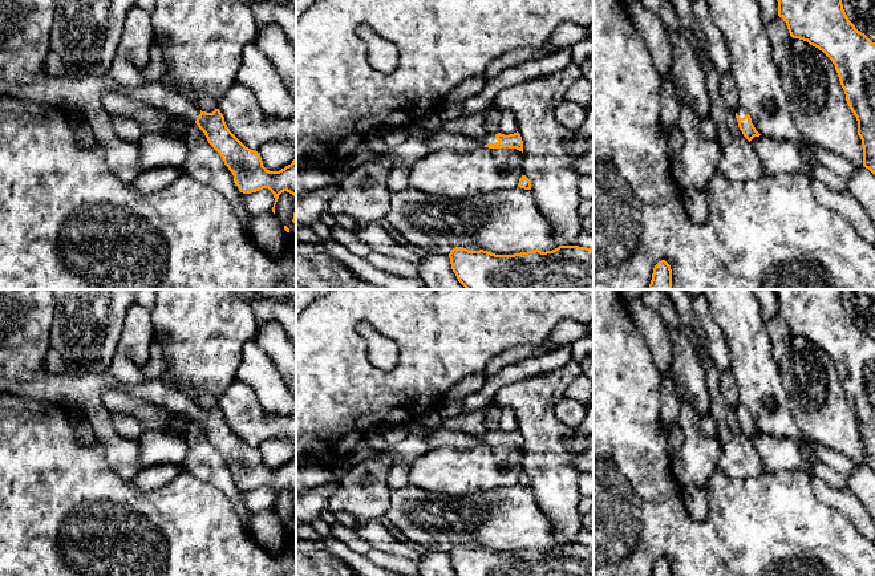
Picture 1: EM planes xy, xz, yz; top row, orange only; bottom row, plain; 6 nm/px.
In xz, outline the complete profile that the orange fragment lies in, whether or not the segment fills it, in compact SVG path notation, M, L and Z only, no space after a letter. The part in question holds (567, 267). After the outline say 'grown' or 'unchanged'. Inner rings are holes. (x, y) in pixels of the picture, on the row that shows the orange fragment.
M559 246L546 252L495 255L455 247L449 257L453 272L466 289L594 289L594 248Z; unchanged

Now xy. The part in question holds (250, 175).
M41 74L24 84L0 78L0 94L64 106L69 111L81 113L96 139L105 147L108 167L121 180L133 183L142 173L138 163L141 147L138 142L123 141L116 135L110 115L102 106L102 97L108 93L126 94L146 105L163 109L174 117L183 117L190 123L195 122L232 173L240 192L251 194L268 188L274 194L274 214L281 192L287 191L296 198L296 157L291 165L279 171L267 170L260 154L246 147L230 131L219 109L212 113L202 111L197 102L166 88L165 84L146 82L141 86L125 88L109 76L90 74L60 78Z; grown

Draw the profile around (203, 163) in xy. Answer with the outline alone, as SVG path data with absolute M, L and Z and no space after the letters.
M195 122L189 123L185 142L187 157L179 167L181 171L219 191L231 204L242 226L247 228L251 215L243 206L234 175Z

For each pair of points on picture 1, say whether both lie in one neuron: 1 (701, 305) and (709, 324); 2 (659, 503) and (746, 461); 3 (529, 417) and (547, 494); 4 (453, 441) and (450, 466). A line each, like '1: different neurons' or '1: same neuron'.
1: same neuron
2: different neurons
3: same neuron
4: different neurons

